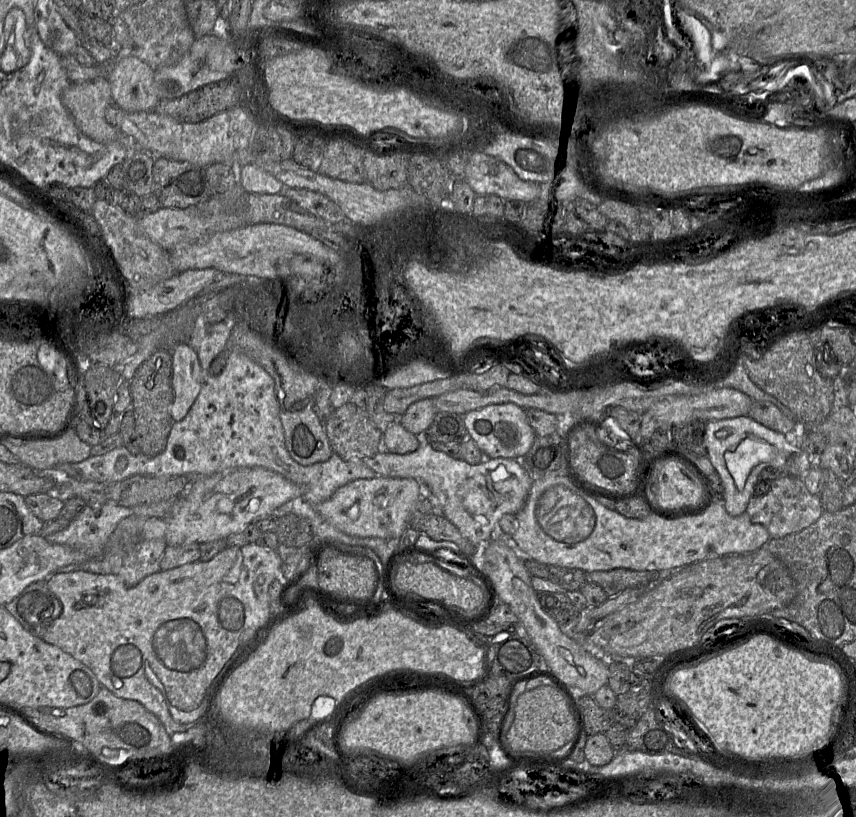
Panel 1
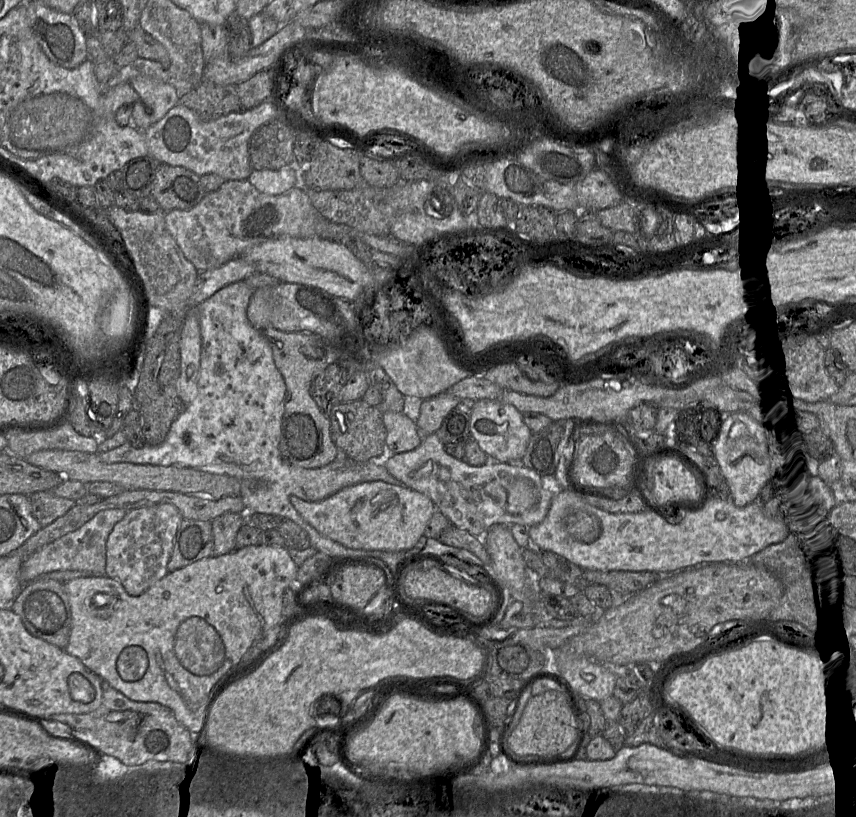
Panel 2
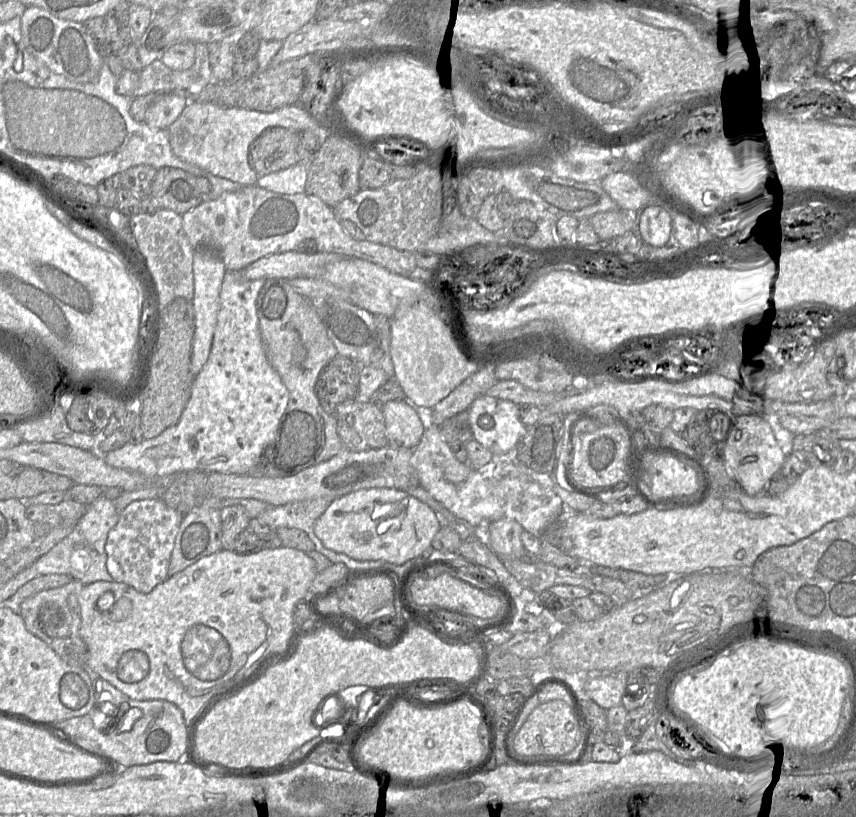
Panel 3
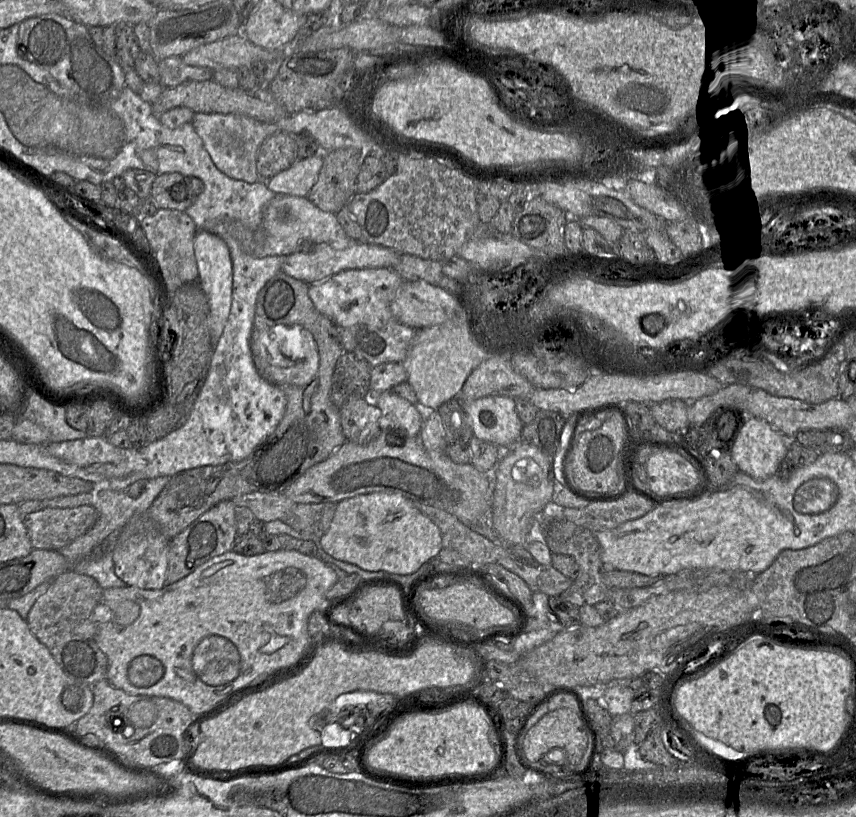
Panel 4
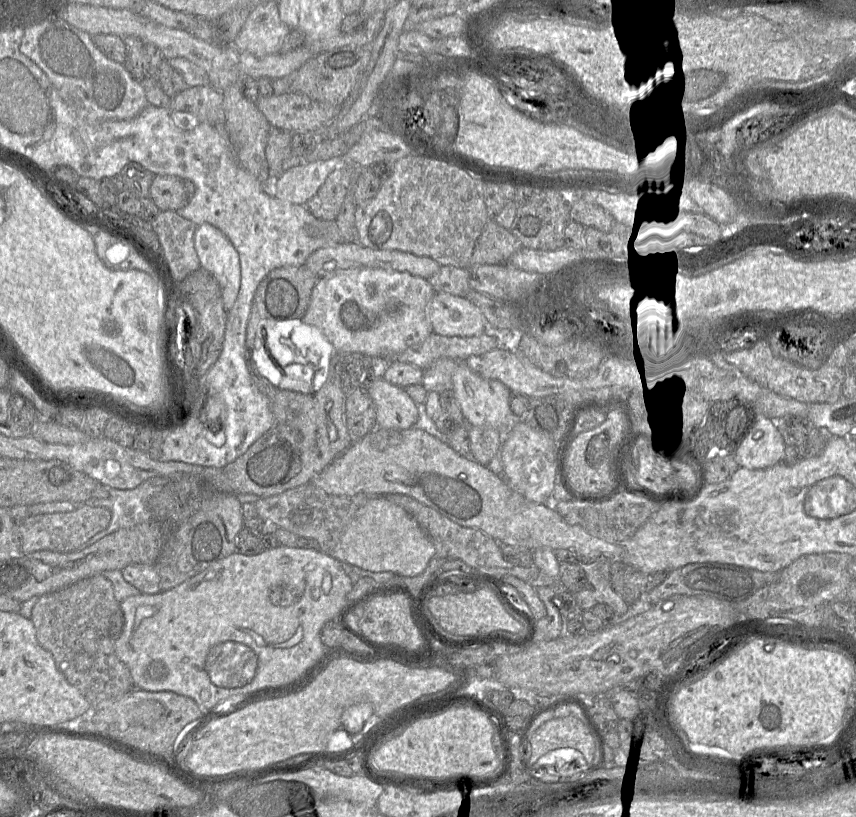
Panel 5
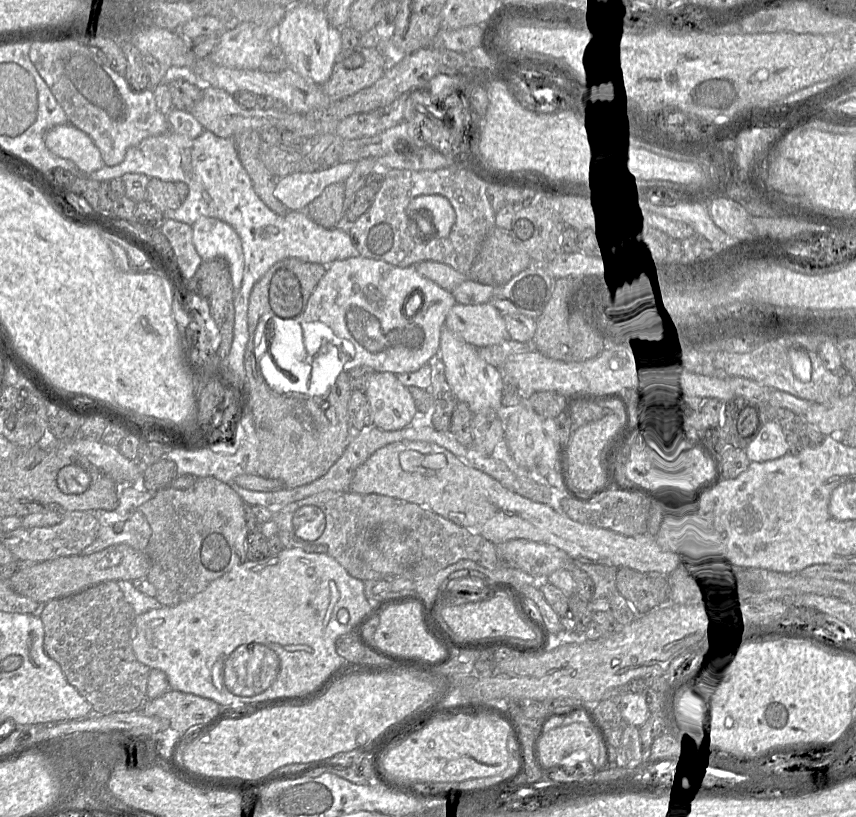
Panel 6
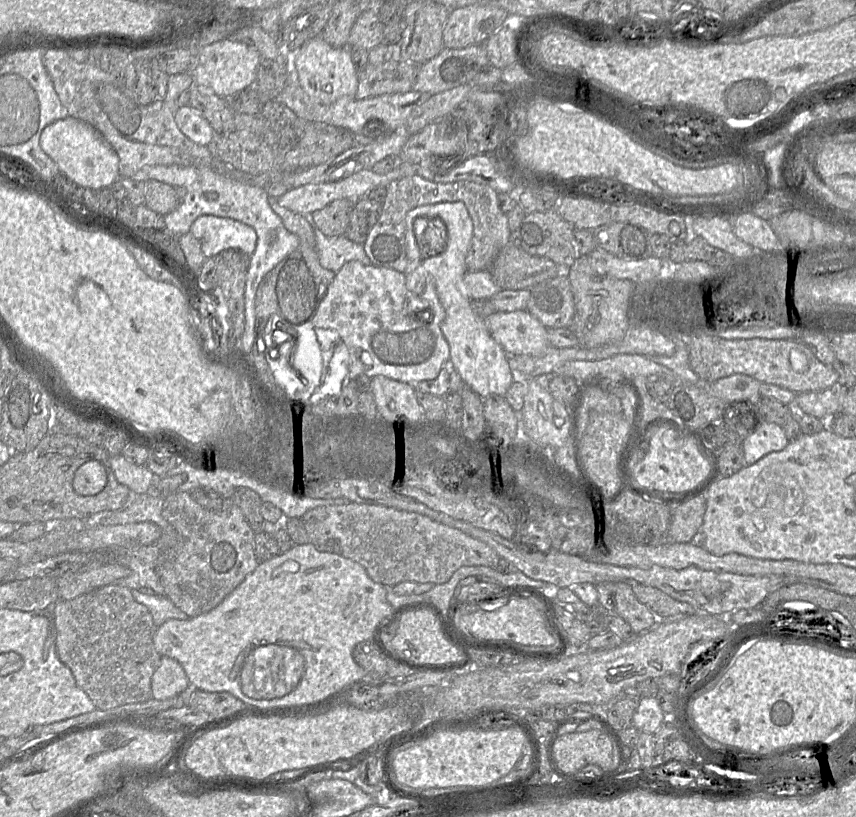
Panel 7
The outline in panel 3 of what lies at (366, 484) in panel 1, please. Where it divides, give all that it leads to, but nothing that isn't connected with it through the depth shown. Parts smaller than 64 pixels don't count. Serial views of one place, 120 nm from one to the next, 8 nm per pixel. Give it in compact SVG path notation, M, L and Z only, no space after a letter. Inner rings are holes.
M361 489L335 498L314 525L322 544L358 561L382 560L401 565L426 555L440 530L434 511L404 490Z

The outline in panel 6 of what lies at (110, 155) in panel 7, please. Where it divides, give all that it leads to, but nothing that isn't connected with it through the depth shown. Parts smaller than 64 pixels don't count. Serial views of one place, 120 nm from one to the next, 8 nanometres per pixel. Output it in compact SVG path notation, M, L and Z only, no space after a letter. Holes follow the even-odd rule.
M70 123L49 129L45 133L44 142L52 153L72 161L81 175L88 176L105 166L92 139Z

